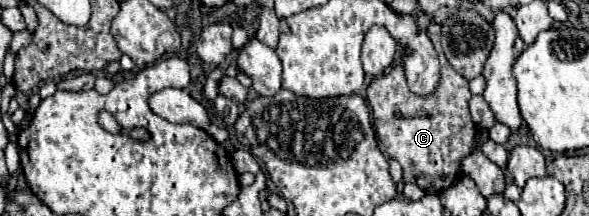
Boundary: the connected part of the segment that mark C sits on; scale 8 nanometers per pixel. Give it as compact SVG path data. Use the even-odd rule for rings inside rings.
M431 22L427 34L437 49L441 63L441 79L437 89L427 97L411 93L405 83L403 63L397 61L391 71L375 77L369 83L367 101L371 107L379 145L389 159L401 163L405 183L417 183L423 191L433 187L437 193L441 193L459 179L461 161L477 147L479 127L471 119L467 107L467 101L471 99L469 81L453 71L453 67L449 67L441 51L441 26Z

